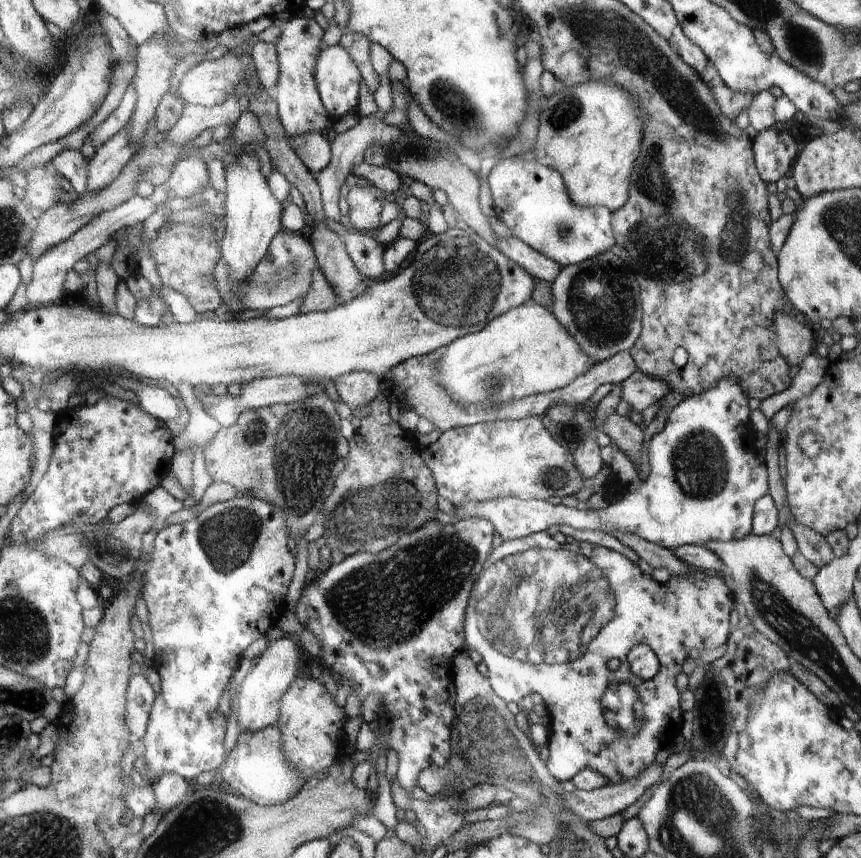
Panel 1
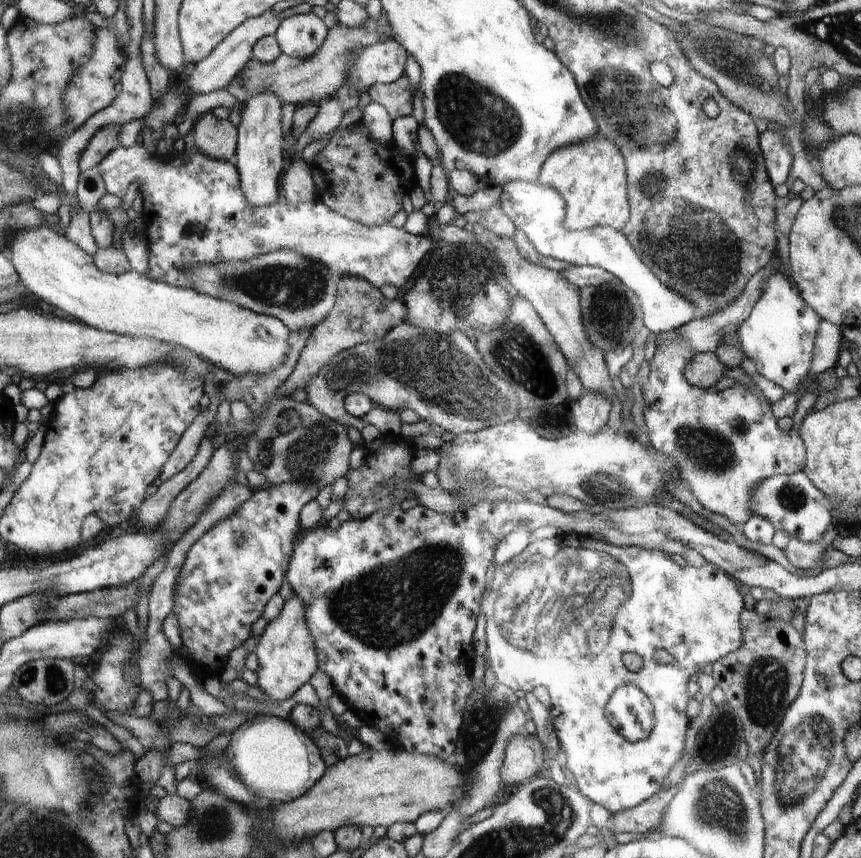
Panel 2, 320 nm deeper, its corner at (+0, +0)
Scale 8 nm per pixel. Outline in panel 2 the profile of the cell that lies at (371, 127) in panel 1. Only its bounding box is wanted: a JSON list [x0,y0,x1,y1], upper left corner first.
[368,75,413,121]

